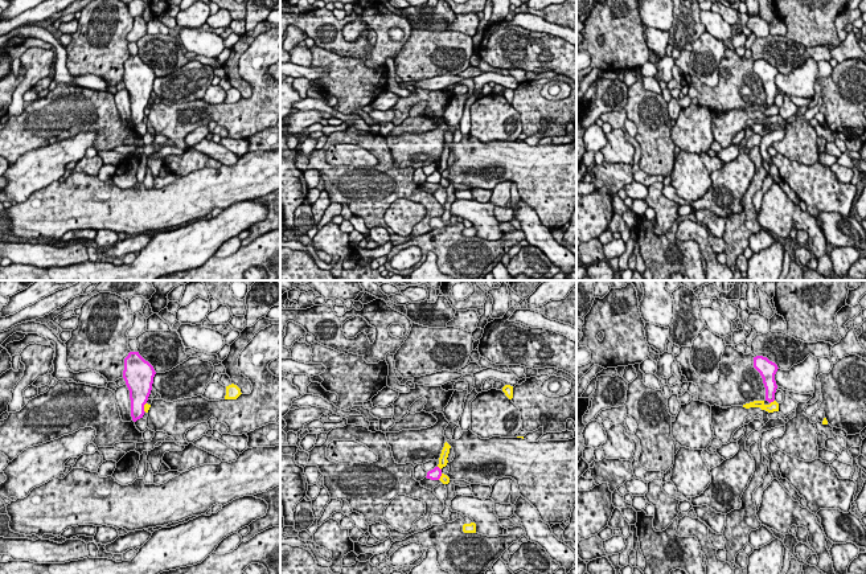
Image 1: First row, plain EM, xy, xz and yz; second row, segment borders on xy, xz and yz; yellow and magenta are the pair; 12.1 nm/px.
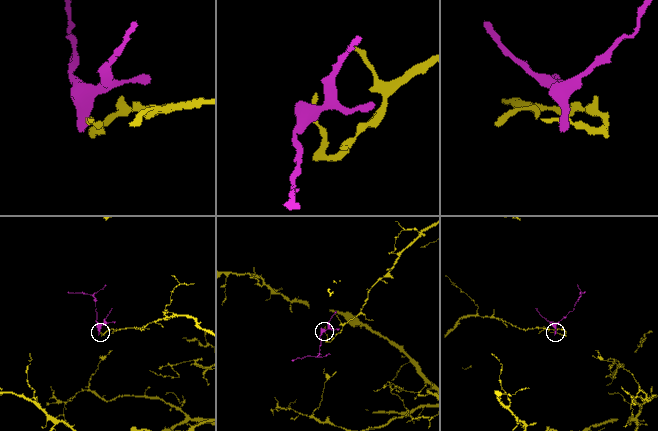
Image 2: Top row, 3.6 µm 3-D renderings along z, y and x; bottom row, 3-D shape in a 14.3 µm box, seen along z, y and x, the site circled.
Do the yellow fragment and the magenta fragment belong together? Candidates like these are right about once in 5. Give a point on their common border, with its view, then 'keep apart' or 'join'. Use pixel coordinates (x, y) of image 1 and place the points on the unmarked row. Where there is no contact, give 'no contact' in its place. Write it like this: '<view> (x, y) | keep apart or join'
yz (771, 106) | keep apart

